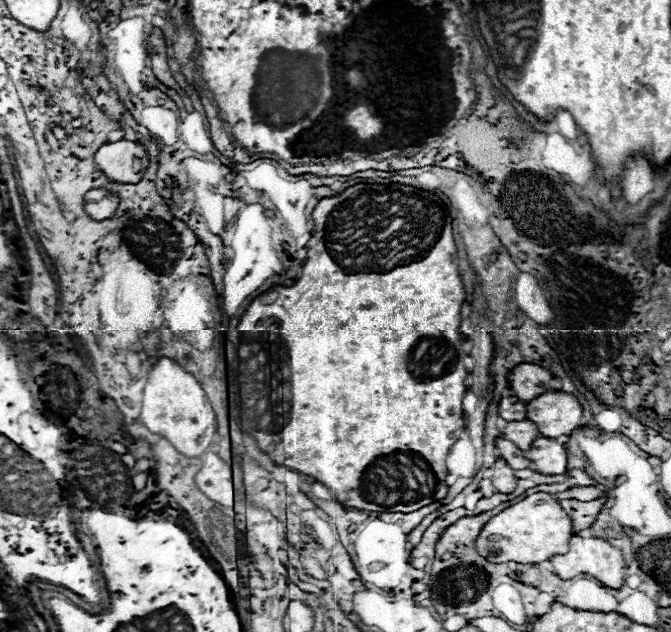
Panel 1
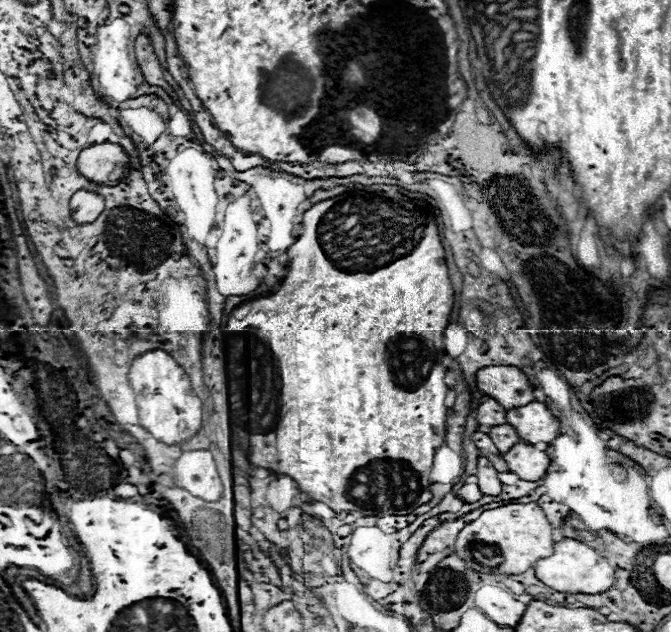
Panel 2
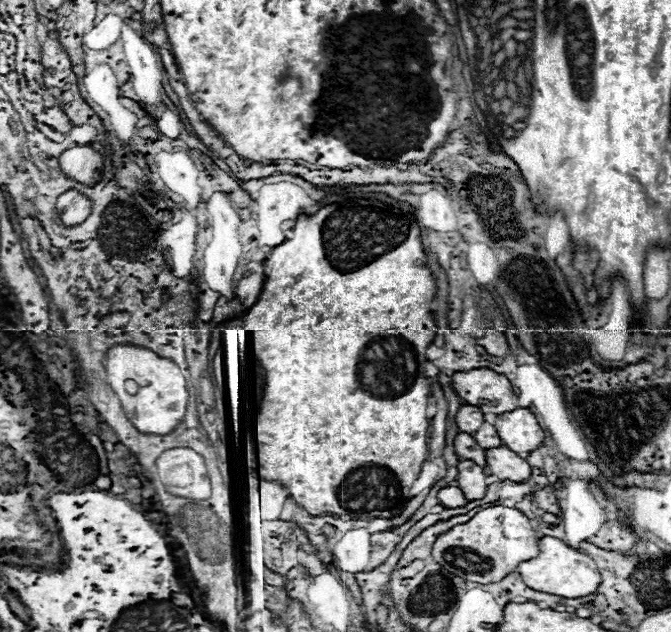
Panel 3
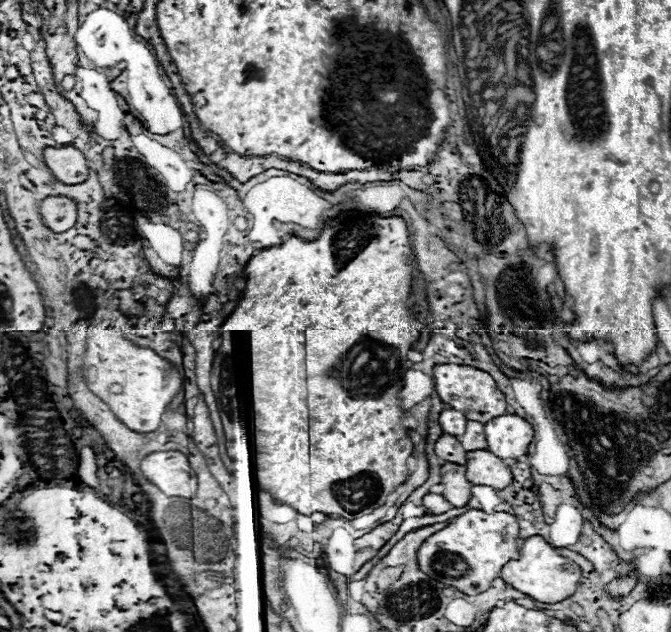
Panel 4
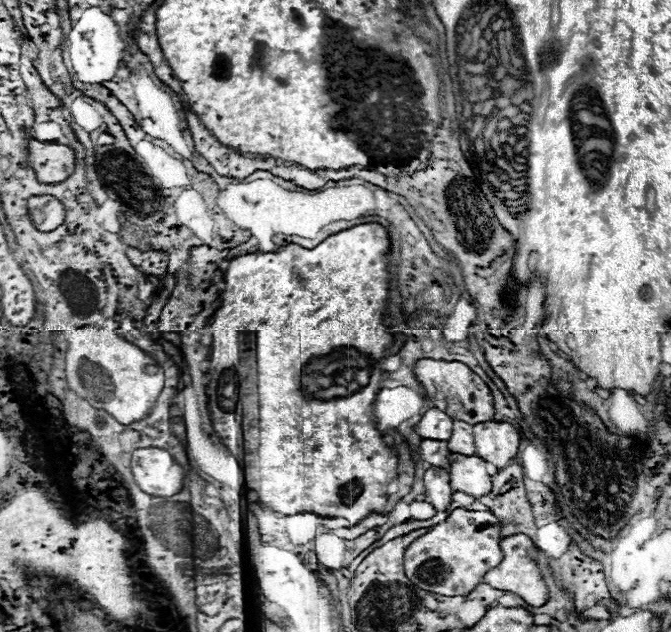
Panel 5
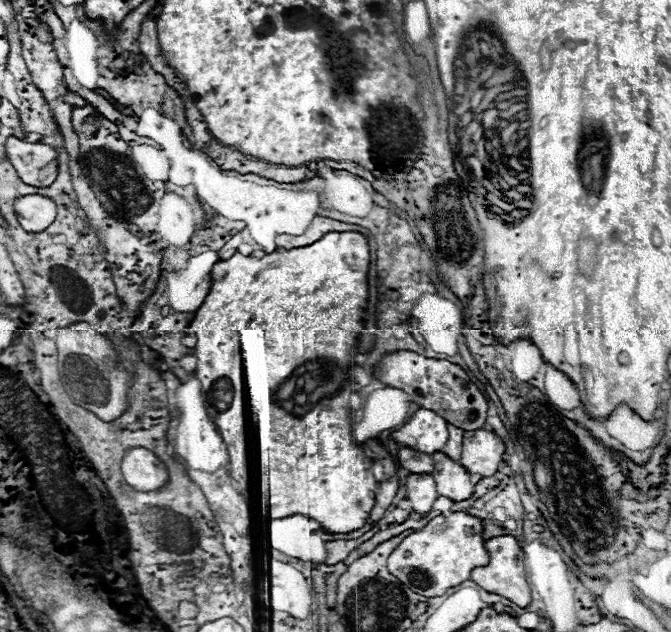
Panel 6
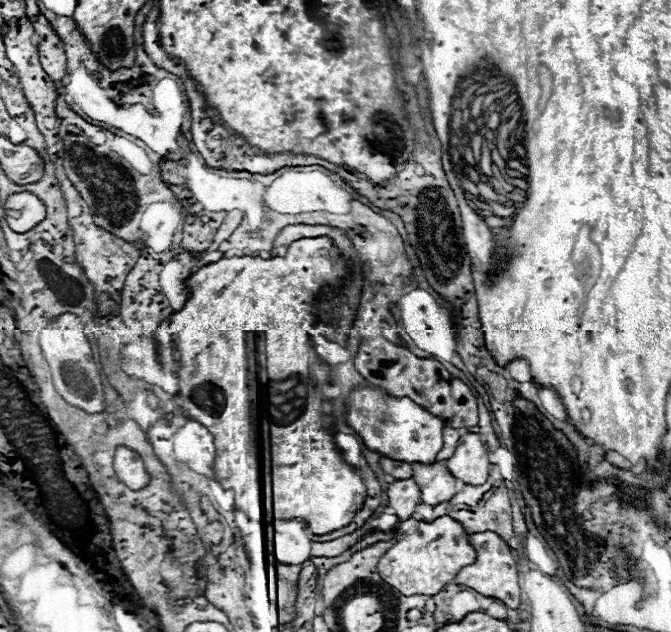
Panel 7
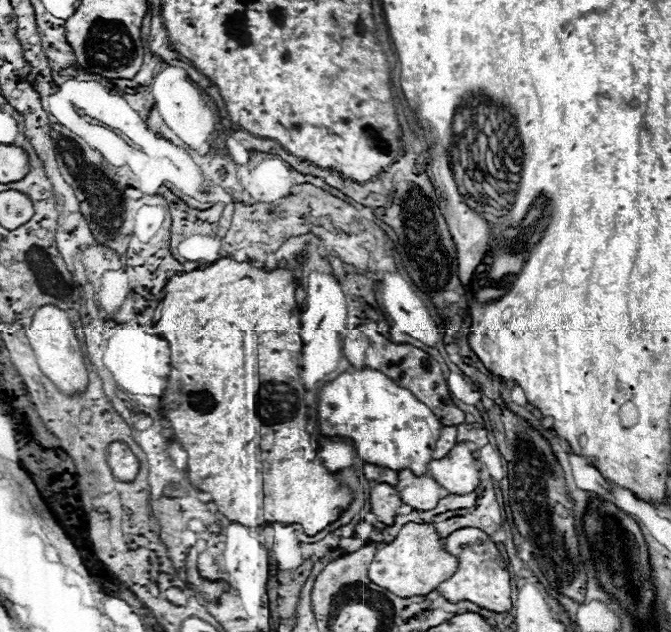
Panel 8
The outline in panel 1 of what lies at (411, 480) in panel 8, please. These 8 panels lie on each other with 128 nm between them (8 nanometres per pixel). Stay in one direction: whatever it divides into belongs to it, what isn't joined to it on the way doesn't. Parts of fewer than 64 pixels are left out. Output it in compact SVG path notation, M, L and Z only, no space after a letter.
M538 436L532 446L524 452L524 458L532 462L532 470L540 474L562 474L566 470L566 450L558 440L548 440Z

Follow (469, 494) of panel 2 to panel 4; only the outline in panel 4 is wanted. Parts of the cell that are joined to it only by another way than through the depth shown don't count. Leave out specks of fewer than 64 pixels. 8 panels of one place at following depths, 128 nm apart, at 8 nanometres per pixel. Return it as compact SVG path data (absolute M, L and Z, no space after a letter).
M426 494L422 500L422 506L424 506L426 514L444 514L452 508L440 494Z

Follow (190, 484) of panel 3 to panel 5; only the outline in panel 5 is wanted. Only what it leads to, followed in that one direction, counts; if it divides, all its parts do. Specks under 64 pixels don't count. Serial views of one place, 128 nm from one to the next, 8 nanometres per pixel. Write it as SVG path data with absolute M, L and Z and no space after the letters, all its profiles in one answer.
M140 448L130 460L138 488L150 496L174 496L182 488L184 470L166 450Z

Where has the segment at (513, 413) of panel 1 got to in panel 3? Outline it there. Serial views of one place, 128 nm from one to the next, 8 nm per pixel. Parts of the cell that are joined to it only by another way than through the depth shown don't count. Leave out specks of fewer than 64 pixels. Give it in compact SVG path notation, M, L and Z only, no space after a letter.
M460 406L454 420L456 420L456 426L460 432L472 434L480 428L480 424L484 422L484 416L482 416L480 408L476 408L476 406Z

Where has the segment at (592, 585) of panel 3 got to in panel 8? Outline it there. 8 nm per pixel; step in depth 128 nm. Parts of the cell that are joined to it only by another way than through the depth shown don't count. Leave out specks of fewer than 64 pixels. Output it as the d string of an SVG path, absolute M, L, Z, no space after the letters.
M460 528L444 538L444 550L458 558L458 570L452 578L444 580L436 592L442 594L448 602L468 600L490 612L508 612L512 608L510 600L510 572L506 560L500 556L496 544L490 536L478 528Z

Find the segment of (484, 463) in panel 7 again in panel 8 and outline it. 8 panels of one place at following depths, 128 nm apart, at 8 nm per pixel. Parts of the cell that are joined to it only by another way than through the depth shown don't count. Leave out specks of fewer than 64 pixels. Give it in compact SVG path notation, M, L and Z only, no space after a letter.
M460 442L440 460L430 460L428 476L448 494L468 494L478 486L478 464L466 442Z

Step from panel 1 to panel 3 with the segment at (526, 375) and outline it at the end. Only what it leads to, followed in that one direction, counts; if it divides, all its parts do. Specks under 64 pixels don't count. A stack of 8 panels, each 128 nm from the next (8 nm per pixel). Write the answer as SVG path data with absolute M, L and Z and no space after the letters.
M488 368L452 374L452 390L470 406L478 406L482 414L502 414L518 408L518 396L506 376Z

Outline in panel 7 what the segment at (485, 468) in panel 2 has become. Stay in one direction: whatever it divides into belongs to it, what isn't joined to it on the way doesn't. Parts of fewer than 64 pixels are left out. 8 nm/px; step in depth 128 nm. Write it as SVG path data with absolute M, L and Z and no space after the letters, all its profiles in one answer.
M412 478L396 480L396 482L388 484L386 496L388 496L386 506L398 516L400 522L408 520L412 516L416 504L420 504L420 488L414 484Z

